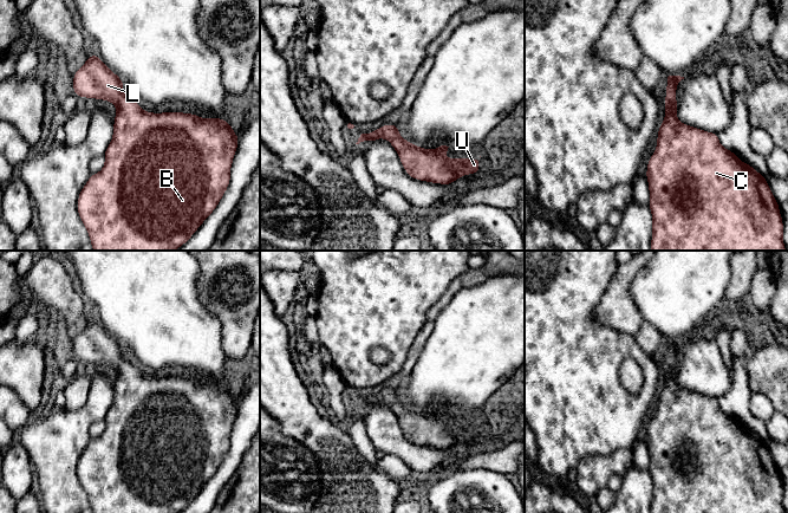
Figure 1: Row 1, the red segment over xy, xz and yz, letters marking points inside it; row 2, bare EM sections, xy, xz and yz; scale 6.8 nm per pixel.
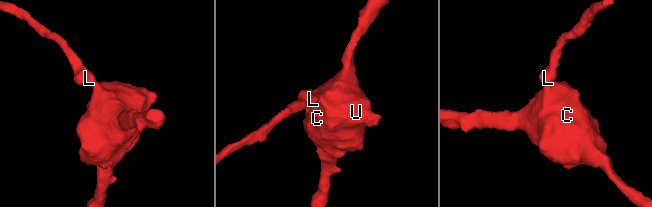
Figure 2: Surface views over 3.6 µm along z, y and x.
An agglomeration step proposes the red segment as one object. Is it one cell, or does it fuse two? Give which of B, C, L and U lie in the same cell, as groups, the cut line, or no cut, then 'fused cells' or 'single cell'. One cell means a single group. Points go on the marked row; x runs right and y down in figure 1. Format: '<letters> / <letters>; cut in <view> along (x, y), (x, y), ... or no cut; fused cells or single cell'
B C L U; no cut; single cell

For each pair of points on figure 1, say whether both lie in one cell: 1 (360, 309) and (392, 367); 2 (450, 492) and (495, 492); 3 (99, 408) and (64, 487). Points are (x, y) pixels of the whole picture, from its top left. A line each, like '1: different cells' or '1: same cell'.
1: same cell
2: same cell
3: same cell

